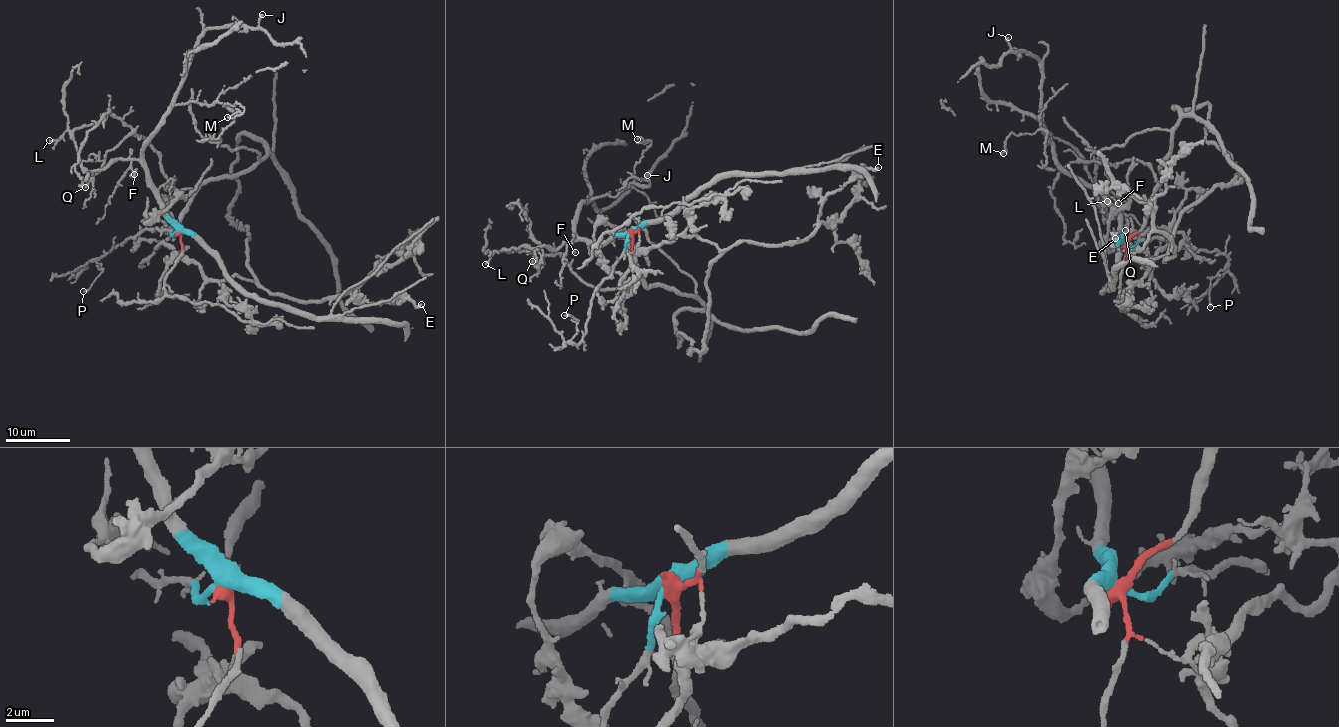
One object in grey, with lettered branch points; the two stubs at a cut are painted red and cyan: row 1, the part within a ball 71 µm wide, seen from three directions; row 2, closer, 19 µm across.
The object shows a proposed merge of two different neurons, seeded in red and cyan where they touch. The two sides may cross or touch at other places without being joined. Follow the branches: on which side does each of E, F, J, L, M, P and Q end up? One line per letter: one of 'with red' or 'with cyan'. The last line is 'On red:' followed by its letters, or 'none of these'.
E: with red
F: with cyan
J: with cyan
L: with cyan
M: with cyan
P: with cyan
Q: with red
On red: E, Q

